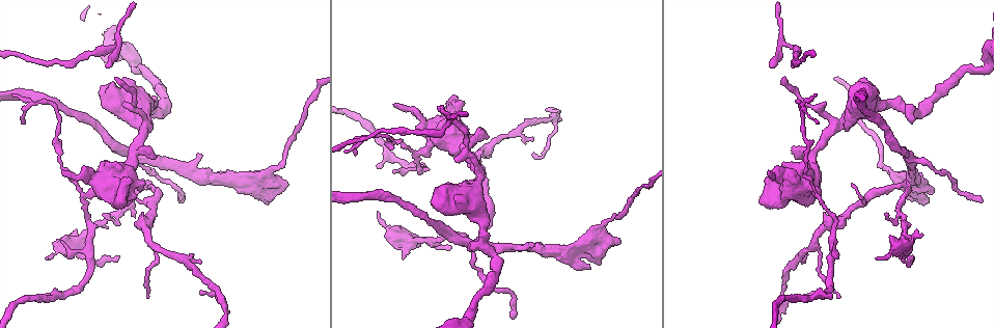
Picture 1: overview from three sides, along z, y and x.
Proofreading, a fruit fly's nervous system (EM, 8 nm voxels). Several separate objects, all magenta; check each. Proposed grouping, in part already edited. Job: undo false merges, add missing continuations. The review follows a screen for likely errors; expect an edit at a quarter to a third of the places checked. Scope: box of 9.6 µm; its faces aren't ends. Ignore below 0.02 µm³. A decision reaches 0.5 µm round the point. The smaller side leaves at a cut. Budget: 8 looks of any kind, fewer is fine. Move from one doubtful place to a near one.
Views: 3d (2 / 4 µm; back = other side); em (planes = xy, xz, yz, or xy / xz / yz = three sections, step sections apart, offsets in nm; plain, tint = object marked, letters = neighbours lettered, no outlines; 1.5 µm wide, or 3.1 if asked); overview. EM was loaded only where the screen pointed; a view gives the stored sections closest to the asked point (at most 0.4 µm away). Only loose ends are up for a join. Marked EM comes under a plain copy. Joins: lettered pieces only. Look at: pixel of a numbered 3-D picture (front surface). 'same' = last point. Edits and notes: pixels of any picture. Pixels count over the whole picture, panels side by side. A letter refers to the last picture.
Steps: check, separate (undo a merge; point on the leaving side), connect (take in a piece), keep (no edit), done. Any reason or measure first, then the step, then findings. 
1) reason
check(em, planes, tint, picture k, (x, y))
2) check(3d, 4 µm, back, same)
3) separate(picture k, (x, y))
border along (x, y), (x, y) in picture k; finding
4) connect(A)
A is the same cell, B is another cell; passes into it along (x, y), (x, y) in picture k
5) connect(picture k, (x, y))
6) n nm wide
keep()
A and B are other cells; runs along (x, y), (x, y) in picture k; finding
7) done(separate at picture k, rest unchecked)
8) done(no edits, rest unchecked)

an open end
check(3d, 4 µm, picture 1, (589, 267))

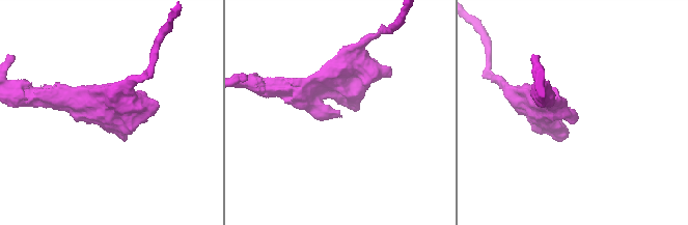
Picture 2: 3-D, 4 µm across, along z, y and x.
check(em, yz, step 4, tint, picture 2, (334, 117))

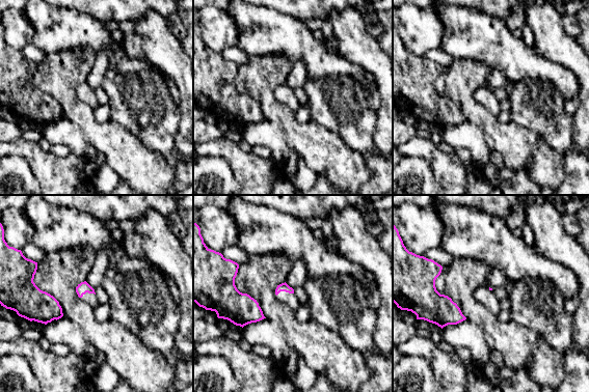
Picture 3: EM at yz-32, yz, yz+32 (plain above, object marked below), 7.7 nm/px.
cut it another way
check(em, planes, letters, same)

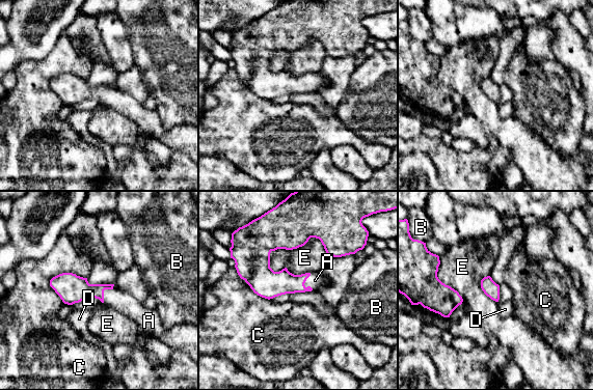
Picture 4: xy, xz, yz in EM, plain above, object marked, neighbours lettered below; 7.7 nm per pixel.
connect(picture 4, (125, 303))
A is the same cell, B, C, D and E are other cells; the cell continues

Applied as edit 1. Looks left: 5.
see it whole again
check(overview)

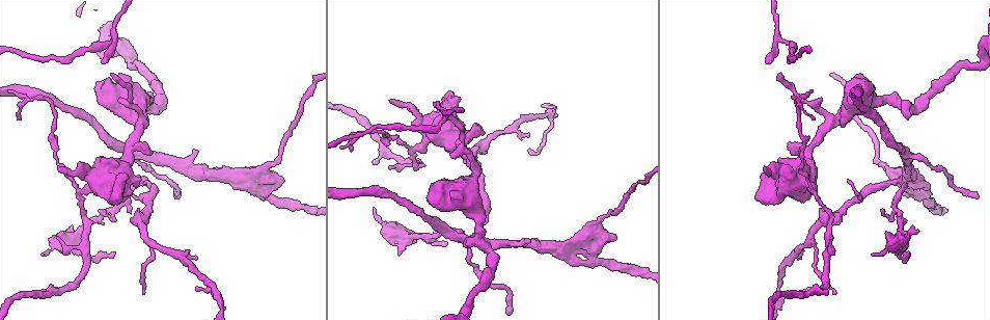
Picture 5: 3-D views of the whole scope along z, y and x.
branch stops here
check(em, planes, letters, picture 5, (66, 230))

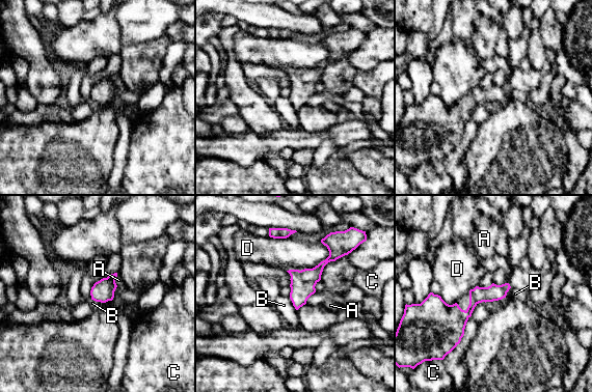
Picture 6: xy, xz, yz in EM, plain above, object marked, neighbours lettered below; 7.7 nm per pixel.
keep()
A, B, C and D are other cells; border along (511, 287), (503, 298), (492, 302) in picture 6; no lettered piece goes on from it

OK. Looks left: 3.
three-way junction
check(3d, 2 µm, picture 5, (812, 189))

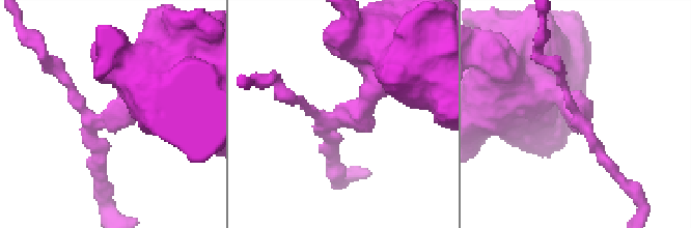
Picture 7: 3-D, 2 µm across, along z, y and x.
3 arms
check(em, planes, letters, picture 7, (98, 123))

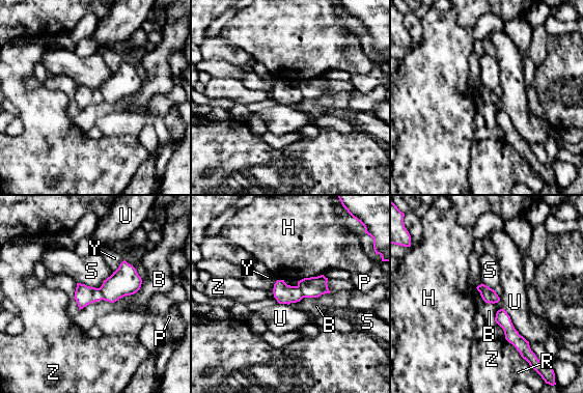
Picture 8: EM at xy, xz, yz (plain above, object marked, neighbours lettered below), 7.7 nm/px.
110 nm wide
separate(picture 8, (84, 295))
B, H, P, R, S, U, Y and Z are other cells; a second cell is stuck on

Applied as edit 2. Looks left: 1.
done(connect at picture 4, separate at picture 8, rest unchecked)

